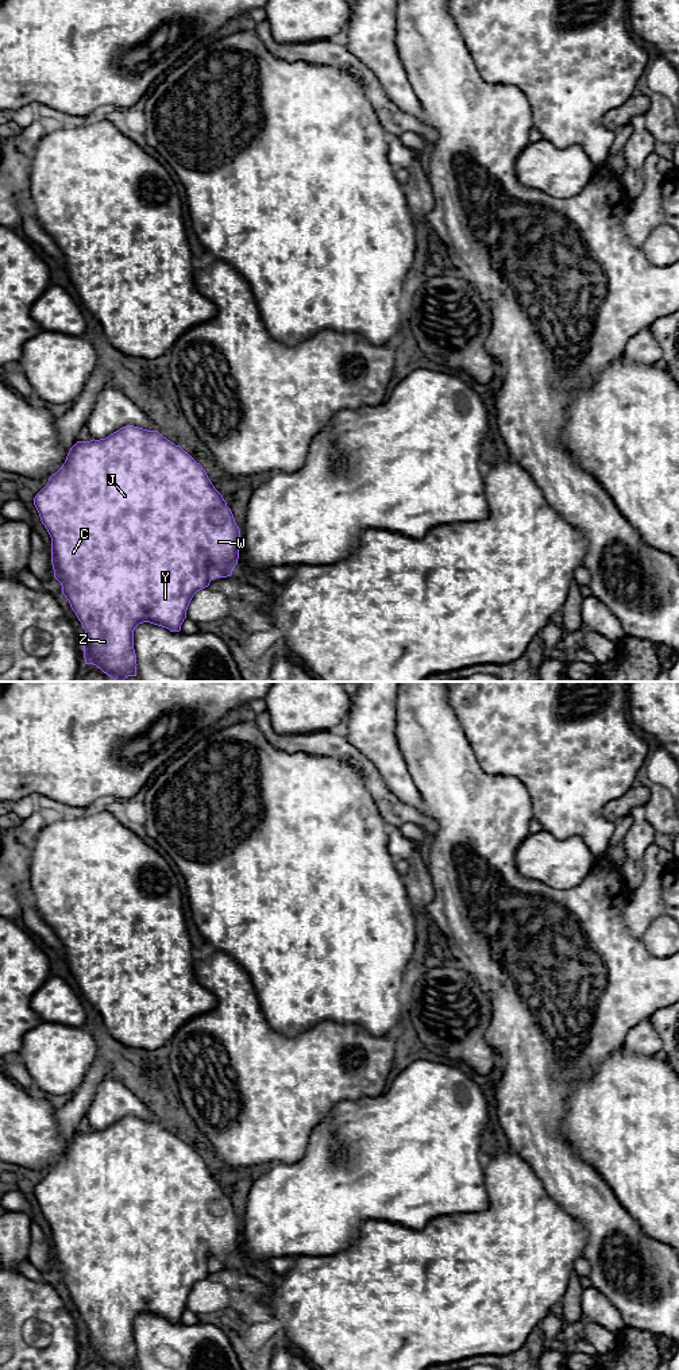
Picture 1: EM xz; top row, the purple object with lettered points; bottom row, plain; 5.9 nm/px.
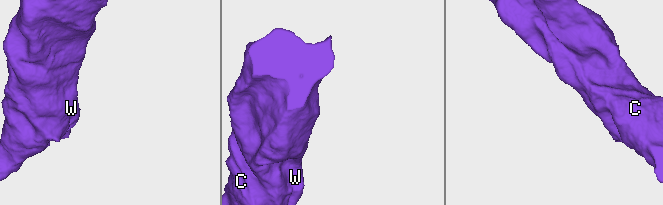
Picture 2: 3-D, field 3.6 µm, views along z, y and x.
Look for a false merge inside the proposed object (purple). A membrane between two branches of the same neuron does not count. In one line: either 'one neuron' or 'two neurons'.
one neuron

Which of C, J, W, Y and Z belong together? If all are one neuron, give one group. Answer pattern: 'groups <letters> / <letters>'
groups C J W Y Z

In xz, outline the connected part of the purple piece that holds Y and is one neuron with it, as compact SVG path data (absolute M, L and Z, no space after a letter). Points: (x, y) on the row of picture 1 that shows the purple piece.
M127 425L105 439L77 441L70 448L62 467L49 478L47 485L35 495L34 505L51 537L54 578L61 583L62 594L69 601L72 610L76 613L86 633L86 642L82 648L85 664L96 665L115 682L123 682L128 676L136 676L138 664L134 649L134 630L139 624L150 622L166 628L170 632L180 632L193 595L208 587L213 576L231 576L238 564L240 529L235 522L231 509L227 506L223 495L212 485L202 466L180 445L163 437L158 431Z

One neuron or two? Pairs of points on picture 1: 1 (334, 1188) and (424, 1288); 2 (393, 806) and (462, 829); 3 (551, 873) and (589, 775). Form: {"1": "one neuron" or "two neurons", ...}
{"1": "two neurons", "2": "two neurons", "3": "two neurons"}

